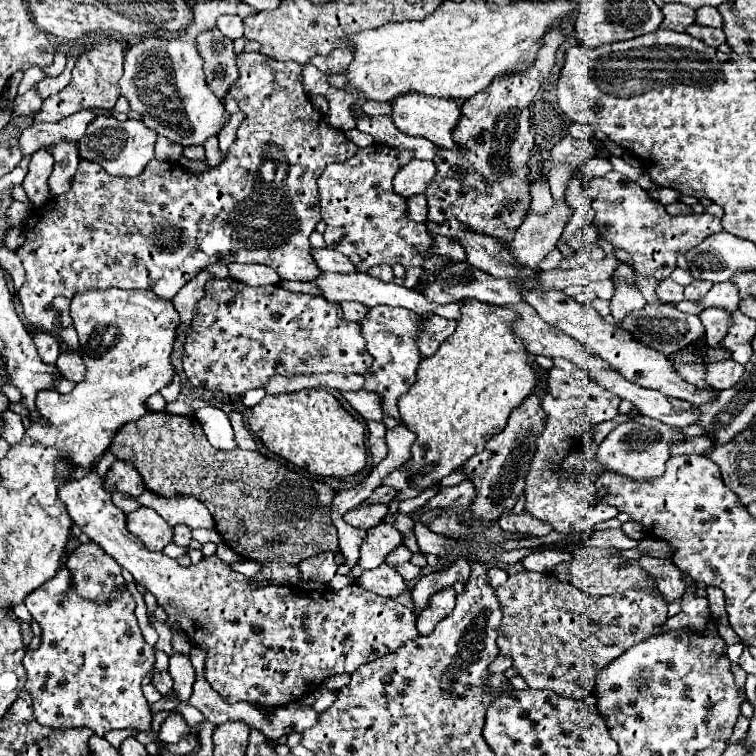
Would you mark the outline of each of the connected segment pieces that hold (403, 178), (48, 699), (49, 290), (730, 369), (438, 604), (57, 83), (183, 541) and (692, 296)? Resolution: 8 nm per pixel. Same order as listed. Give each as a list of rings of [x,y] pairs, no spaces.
[[[414,158],[406,168],[400,168],[400,172],[394,176],[394,192],[398,196],[410,198],[414,194],[422,194],[426,190],[426,184],[434,178],[434,162],[432,160],[418,160]]]
[[[62,566],[52,580],[30,592],[24,604],[42,628],[42,646],[38,650],[28,650],[24,656],[24,666],[28,670],[26,690],[34,700],[36,720],[48,728],[90,728],[98,736],[118,728],[152,734],[152,712],[140,690],[140,682],[142,676],[154,668],[154,648],[148,646],[140,634],[134,616],[136,600],[128,588],[124,586],[112,592],[106,604],[84,600],[72,592],[72,574]]]
[[[242,52],[242,54],[236,56],[236,66],[238,66],[238,80],[230,86],[230,94],[238,102],[238,106],[240,106],[240,110],[244,112],[246,118],[244,118],[242,126],[238,128],[236,140],[228,148],[228,154],[226,154],[224,162],[218,168],[206,170],[206,172],[196,176],[196,174],[186,172],[182,166],[178,166],[174,162],[152,160],[150,164],[146,164],[146,168],[140,172],[140,176],[122,178],[122,176],[110,176],[100,164],[80,162],[70,190],[64,196],[56,196],[46,206],[32,210],[30,218],[26,220],[26,244],[16,250],[16,254],[20,256],[22,266],[26,270],[26,282],[18,290],[18,298],[24,306],[24,316],[26,316],[28,324],[32,324],[38,330],[52,332],[52,334],[56,334],[62,328],[72,326],[70,324],[70,312],[68,312],[70,310],[70,300],[72,300],[74,294],[84,292],[86,288],[98,288],[98,290],[112,288],[112,286],[118,286],[118,288],[146,288],[146,290],[152,290],[156,296],[172,300],[192,276],[196,276],[200,270],[204,270],[208,264],[214,264],[214,262],[264,264],[264,266],[270,266],[272,270],[276,270],[282,280],[298,280],[298,282],[314,282],[322,274],[322,270],[316,266],[316,262],[312,258],[312,248],[310,248],[310,242],[308,242],[308,236],[314,232],[316,224],[320,222],[320,196],[318,196],[316,180],[320,178],[320,174],[324,172],[324,168],[328,164],[344,162],[344,160],[352,158],[356,154],[358,146],[354,142],[350,142],[342,130],[330,126],[326,122],[326,116],[320,114],[312,106],[312,102],[310,102],[310,98],[308,98],[308,94],[304,92],[304,86],[302,86],[302,64],[278,62],[278,60],[272,60],[264,54],[260,54],[260,52]]]
[[[724,360],[718,364],[710,364],[706,368],[706,384],[714,390],[732,388],[742,378],[744,366],[734,360]]]
[[[444,588],[444,590],[438,590],[434,596],[430,596],[430,602],[428,606],[420,612],[418,616],[418,634],[420,636],[428,636],[432,634],[432,628],[446,616],[452,612],[454,608],[454,600],[456,600],[456,592],[454,588]]]
[[[68,62],[66,68],[64,68],[64,72],[62,72],[60,76],[56,76],[56,78],[46,78],[46,80],[42,80],[42,82],[38,84],[38,94],[42,96],[42,100],[46,100],[48,96],[52,96],[52,94],[60,92],[64,86],[68,86],[72,68],[74,68],[74,62]]]
[[[184,524],[174,526],[174,544],[178,544],[178,546],[188,546],[190,540],[192,540],[192,534],[190,534],[190,532],[192,532],[192,530],[190,530],[188,526],[184,526]]]
[[[692,280],[688,286],[686,286],[686,292],[684,292],[684,296],[688,298],[688,300],[698,300],[698,298],[702,298],[702,296],[706,296],[706,292],[712,288],[714,284],[710,284],[710,282],[698,282],[698,280]]]

